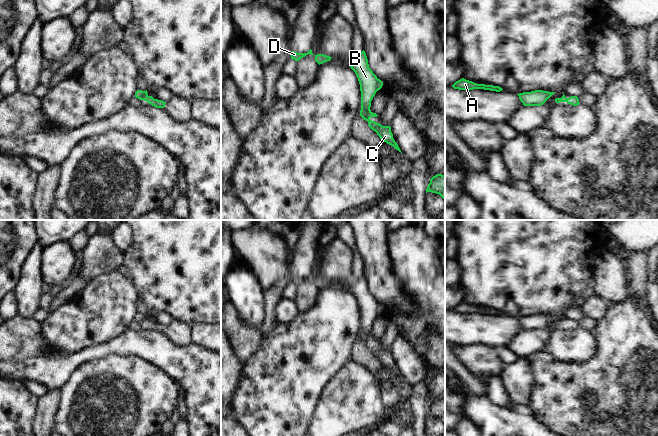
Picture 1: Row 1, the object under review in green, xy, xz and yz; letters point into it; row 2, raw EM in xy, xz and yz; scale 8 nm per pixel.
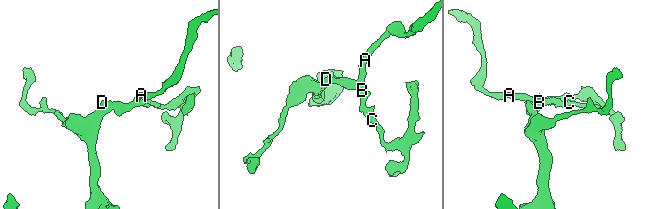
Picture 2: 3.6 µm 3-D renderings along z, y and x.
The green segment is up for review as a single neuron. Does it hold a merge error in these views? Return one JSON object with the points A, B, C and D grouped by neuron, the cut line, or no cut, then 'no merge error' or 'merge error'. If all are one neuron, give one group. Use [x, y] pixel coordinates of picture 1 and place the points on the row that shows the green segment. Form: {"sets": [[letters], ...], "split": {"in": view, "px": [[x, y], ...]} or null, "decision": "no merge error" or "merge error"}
{"sets": [["A", "B", "D"], ["C"]], "split": {"in": "xy", "px": [[148, 96], [146, 100]]}, "decision": "merge error"}

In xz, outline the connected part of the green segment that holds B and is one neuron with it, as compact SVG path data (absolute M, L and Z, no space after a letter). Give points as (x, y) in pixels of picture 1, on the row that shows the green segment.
M364 50L353 58L350 67L355 72L360 84L360 116L364 120L368 121L371 118L371 101L376 92L382 88L383 82L378 79L373 71L369 68L368 59Z

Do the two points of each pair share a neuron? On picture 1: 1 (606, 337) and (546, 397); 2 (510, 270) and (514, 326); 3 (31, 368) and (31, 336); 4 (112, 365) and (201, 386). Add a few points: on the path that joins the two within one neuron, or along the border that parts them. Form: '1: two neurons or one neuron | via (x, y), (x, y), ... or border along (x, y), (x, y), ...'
1: one neuron | via (604, 356), (565, 395)
2: two neurons | border along (503, 313), (516, 318)
3: two neurons | border along (48, 355), (10, 363)
4: two neurons | border along (155, 366), (162, 369), (176, 381)

